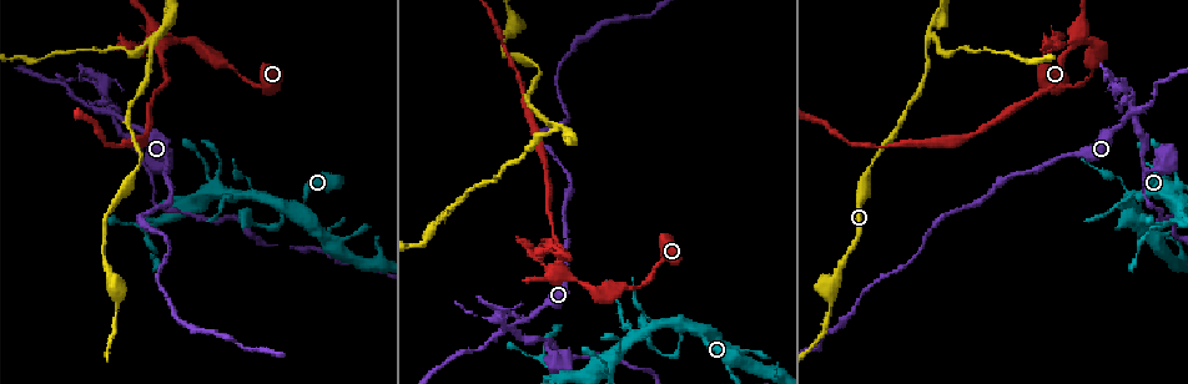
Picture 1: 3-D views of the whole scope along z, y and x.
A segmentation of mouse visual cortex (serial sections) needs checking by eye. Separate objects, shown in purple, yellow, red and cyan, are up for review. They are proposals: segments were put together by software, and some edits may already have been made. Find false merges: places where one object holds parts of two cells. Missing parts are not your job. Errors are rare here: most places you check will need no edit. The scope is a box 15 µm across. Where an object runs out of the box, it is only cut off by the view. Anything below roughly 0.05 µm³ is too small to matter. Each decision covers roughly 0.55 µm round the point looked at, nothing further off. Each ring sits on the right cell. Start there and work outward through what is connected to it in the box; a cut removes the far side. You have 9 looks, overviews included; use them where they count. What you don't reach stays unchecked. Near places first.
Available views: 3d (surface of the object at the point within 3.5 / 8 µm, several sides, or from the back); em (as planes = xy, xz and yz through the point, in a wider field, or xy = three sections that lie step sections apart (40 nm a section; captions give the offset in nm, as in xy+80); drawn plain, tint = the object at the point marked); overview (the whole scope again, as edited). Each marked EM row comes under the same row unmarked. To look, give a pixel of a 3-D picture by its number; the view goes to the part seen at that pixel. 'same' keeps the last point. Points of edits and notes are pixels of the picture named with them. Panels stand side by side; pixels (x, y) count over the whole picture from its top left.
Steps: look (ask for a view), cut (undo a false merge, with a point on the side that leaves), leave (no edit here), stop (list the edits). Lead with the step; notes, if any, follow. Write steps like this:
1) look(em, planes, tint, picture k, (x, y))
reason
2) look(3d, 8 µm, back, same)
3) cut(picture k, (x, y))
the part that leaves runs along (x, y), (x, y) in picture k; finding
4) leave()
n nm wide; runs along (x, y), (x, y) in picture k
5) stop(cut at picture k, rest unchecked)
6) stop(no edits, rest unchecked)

look(3d, 3.5 µm, picture 1, (140, 220))
sharp bend

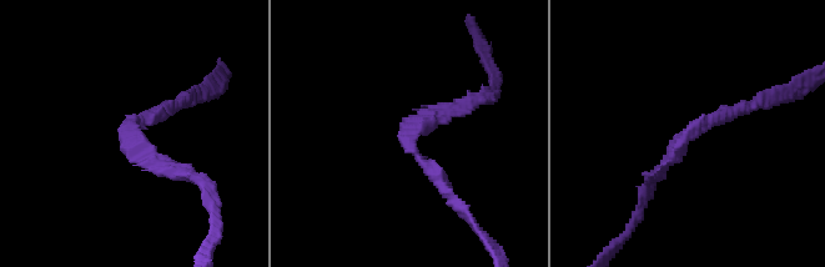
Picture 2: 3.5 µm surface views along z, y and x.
look(em, planes, tint, picture 2, (690, 135))
arms of 200, 200 nm

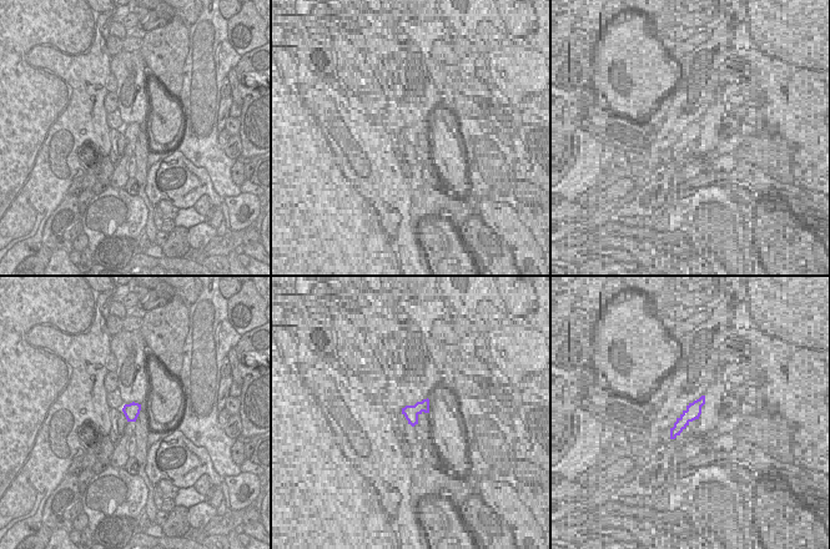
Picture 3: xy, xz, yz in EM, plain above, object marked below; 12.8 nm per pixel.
leave()
runs along (751, 107), (703, 119), (659, 176) in picture 2; all the same cell

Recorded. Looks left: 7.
look(3d, 8 µm, picture 1, (152, 220))
thin neck

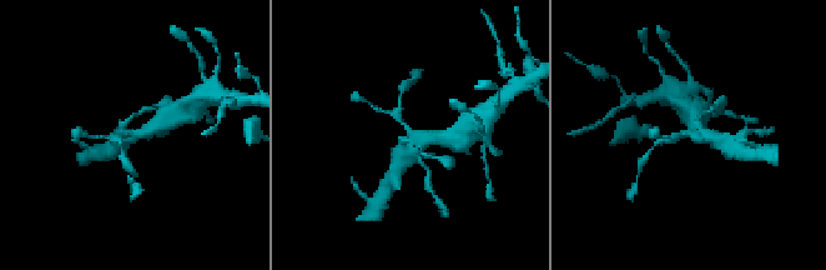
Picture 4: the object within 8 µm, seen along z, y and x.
look(3d, 3.5 µm, picture 4, (406, 128))

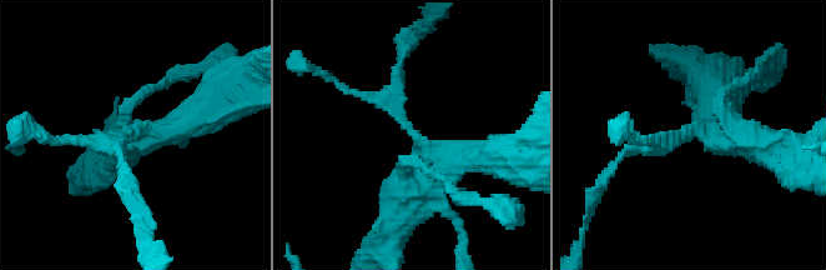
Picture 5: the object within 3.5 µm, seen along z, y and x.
look(em, xy, step 3, tint, picture 5, (688, 131))

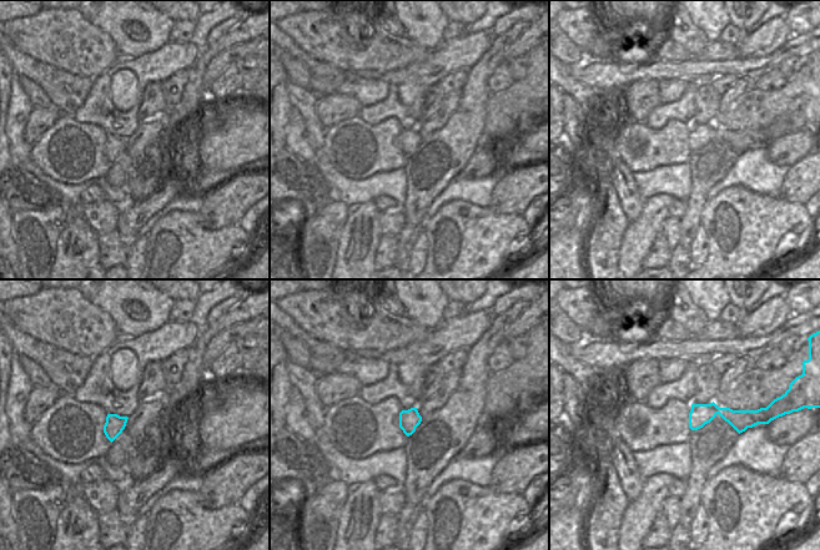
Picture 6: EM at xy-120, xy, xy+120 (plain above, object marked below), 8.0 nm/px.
leave()
160 nm wide; runs along (753, 413), (707, 412), (692, 424) in picture 6; one cell here

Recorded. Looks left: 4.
look(3d, 3.5 µm, picture 1, (113, 110))
thin neck

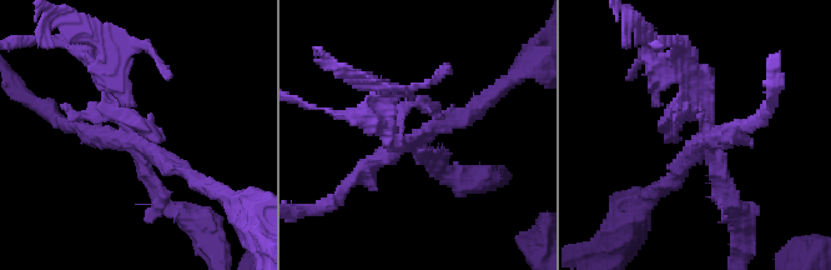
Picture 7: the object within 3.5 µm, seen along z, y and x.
look(em, xy, step 1, tint, picture 7, (699, 142))

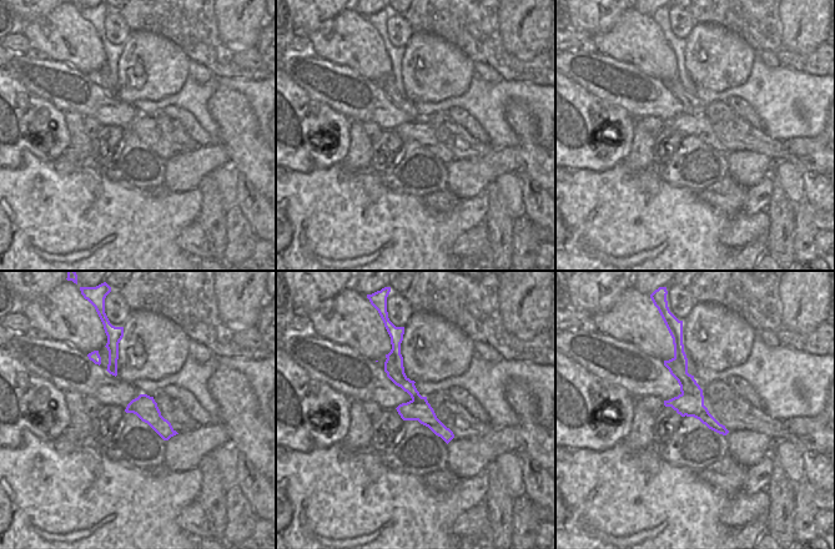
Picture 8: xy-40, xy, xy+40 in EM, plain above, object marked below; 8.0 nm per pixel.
look(em, xy, step 3, tint, same)

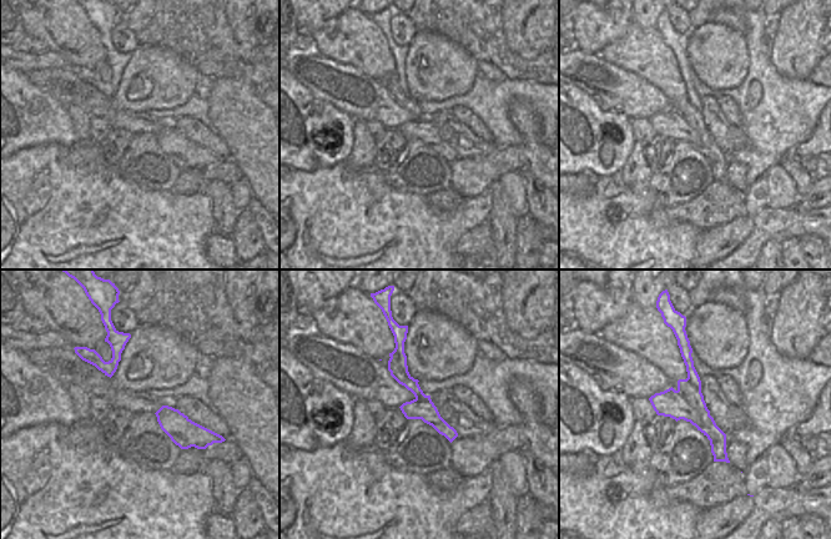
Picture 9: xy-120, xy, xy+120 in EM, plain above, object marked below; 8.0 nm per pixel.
cut(picture 7, (109, 111))
the part that leaves runs along (139, 154), (157, 196), (204, 239) in picture 7; a second cell is stuck on

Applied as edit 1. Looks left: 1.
stop(cut at picture 7, rest unchecked)

